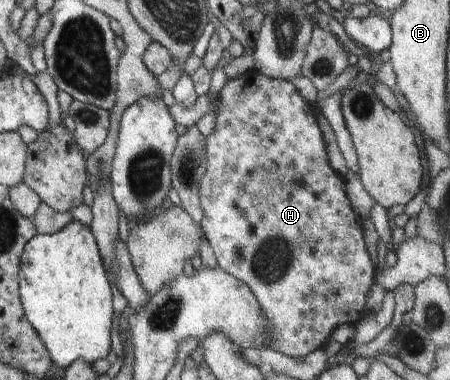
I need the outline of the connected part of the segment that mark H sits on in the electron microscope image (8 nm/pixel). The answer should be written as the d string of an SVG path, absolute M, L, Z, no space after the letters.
M255 72L255 76L238 76L227 80L227 84L217 94L217 113L215 115L215 130L206 137L207 172L200 180L199 195L203 209L200 226L204 236L213 248L218 266L231 276L248 286L255 294L263 316L269 322L269 346L291 358L303 358L311 351L322 348L329 339L329 334L341 326L350 324L356 326L367 313L366 298L370 286L375 283L376 267L369 258L369 252L363 241L362 220L355 214L349 197L344 189L344 179L329 166L327 149L323 133L317 122L318 111L314 105L307 103L295 86L283 79L272 79Z

